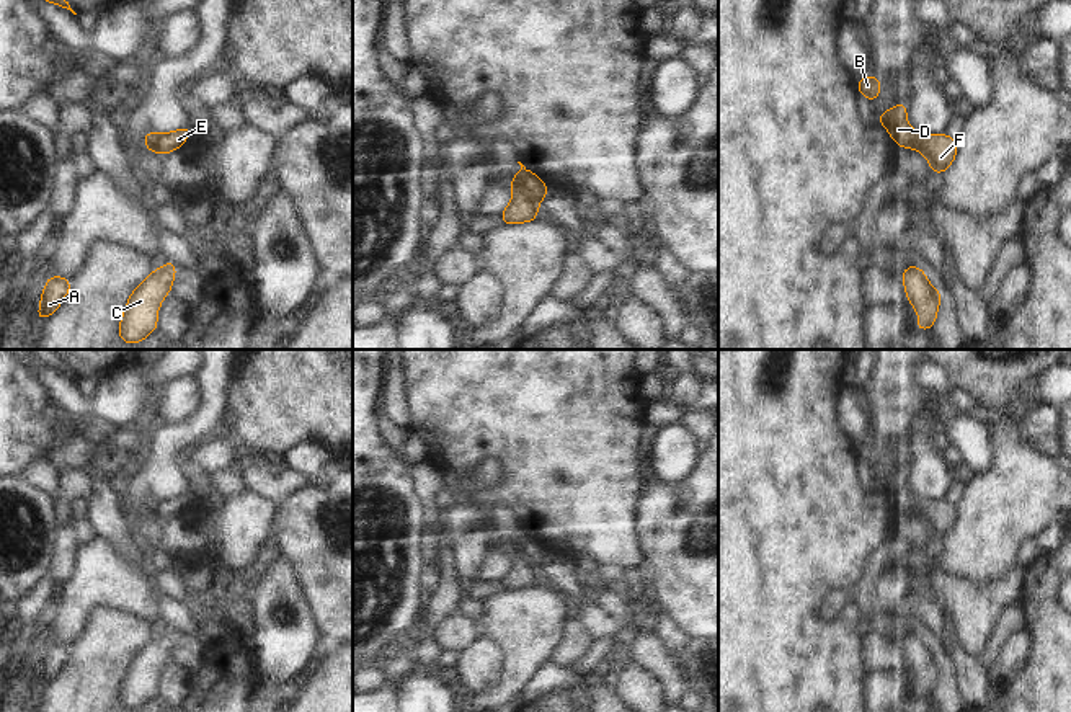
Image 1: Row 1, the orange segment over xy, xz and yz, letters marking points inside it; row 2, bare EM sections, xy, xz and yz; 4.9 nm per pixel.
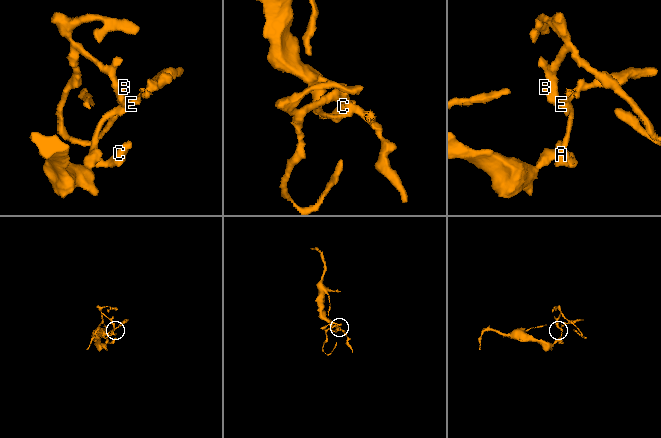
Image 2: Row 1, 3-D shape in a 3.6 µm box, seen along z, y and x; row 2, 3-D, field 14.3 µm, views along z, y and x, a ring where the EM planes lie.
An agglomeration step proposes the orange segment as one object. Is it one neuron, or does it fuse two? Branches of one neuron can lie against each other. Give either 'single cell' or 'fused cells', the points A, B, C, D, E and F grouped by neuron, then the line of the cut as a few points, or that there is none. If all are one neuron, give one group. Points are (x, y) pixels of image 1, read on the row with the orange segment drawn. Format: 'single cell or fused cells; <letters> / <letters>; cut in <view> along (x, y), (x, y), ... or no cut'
fused cells; A B C D F / E; cut in xz along (526, 170), (521, 175), (521, 188), (537, 203)

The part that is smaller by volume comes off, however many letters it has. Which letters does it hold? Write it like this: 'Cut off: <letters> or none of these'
Cut off: E

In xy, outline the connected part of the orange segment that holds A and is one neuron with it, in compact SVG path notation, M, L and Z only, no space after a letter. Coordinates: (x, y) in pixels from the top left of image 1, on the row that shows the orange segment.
M51 276L41 296L41 307L38 310L36 320L52 315L60 305L62 299L67 296L69 289L70 279Z

